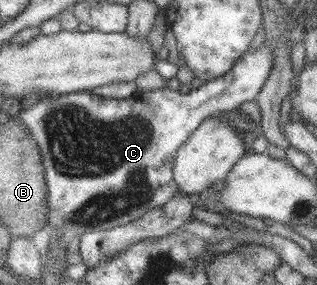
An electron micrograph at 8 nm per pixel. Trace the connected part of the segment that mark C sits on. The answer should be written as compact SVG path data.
M264 42L257 49L250 50L224 76L192 88L186 94L165 87L142 90L118 100L80 91L48 96L26 110L20 110L21 122L32 132L45 163L50 192L46 224L51 232L60 231L64 235L70 246L70 266L84 264L81 256L83 234L128 224L146 211L169 203L178 193L184 193L174 177L178 152L208 118L218 118L226 111L237 112L244 102L256 101L274 70L274 58L274 45Z

